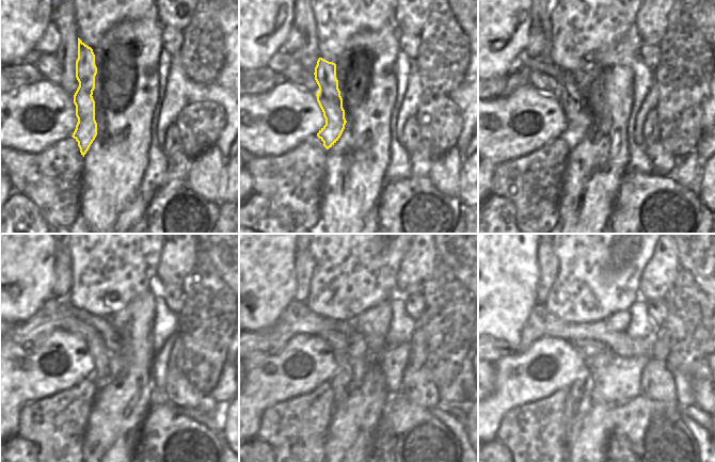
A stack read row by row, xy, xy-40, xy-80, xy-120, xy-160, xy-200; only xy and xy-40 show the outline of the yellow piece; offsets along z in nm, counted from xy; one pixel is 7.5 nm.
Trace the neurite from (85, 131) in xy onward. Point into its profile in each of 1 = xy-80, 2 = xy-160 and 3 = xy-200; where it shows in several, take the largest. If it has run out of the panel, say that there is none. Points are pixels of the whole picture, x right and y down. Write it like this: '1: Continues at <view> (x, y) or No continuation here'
1: Continues at xy-80 (577, 114)
2: Continues at xy-160 (342, 380)
3: Continues at xy-200 (578, 403)

